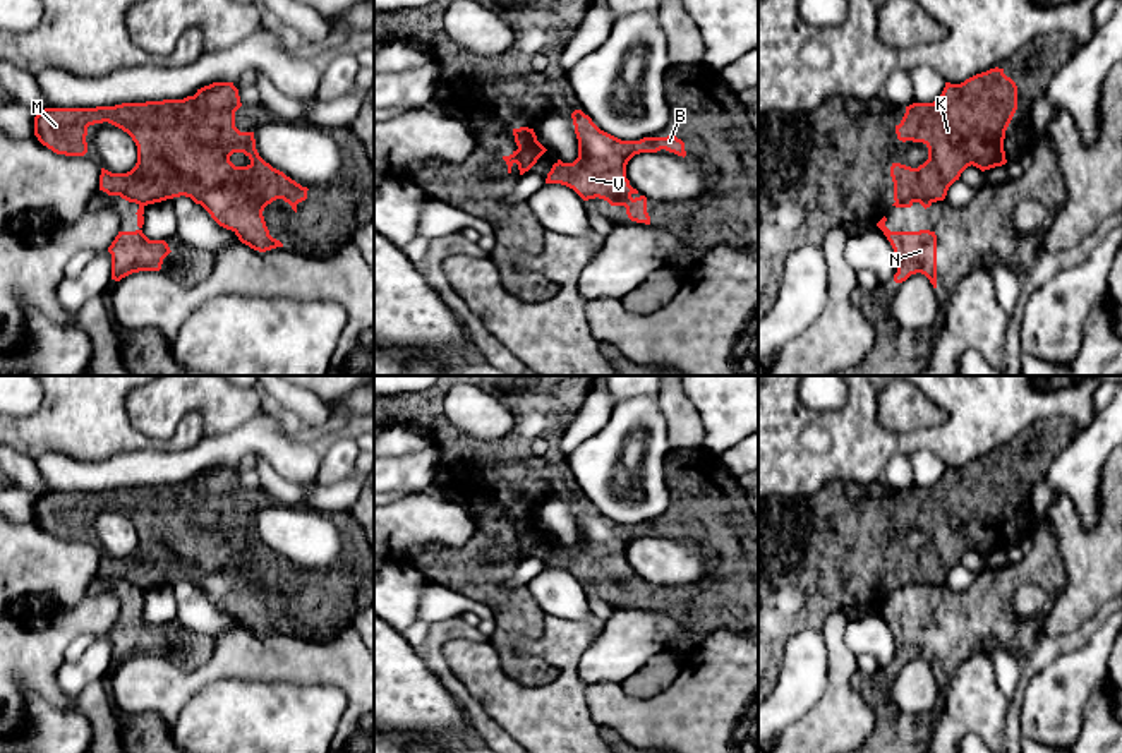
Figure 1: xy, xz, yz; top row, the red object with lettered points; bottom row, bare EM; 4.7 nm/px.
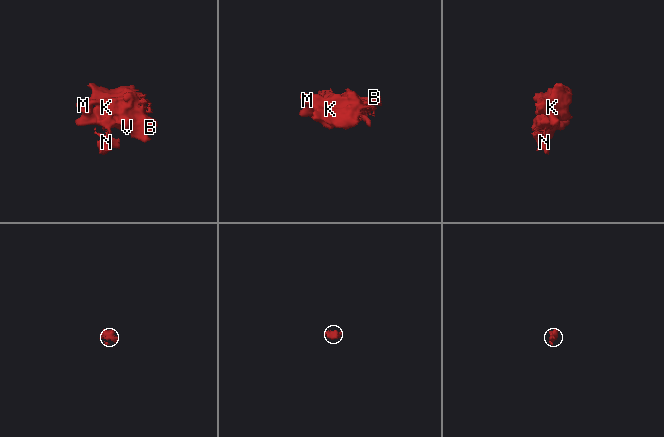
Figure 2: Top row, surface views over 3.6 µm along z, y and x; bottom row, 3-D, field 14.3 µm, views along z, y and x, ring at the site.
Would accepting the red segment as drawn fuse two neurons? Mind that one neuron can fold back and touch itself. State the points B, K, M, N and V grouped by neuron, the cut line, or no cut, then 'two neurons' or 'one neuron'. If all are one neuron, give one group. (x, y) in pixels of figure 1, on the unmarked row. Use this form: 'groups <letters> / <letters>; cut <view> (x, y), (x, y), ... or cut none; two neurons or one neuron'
groups B K M V / N; cut xz (515, 520), (522, 525), (517, 548); two neurons

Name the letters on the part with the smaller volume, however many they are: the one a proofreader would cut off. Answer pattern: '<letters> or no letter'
N

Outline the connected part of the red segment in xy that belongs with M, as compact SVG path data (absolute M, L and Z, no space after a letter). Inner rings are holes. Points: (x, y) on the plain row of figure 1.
M213 467L197 473L194 480L184 484L163 484L146 487L122 487L115 491L96 492L45 492L34 501L34 520L57 539L84 540L87 537L87 511L108 506L127 516L137 530L137 547L127 557L112 557L101 552L100 575L108 580L127 581L141 590L161 587L173 581L190 581L201 588L211 602L223 612L232 614L238 624L254 635L266 636L283 628L269 619L262 595L276 583L283 583L297 597L297 588L307 583L307 571L302 571L283 556L266 547L257 533L254 516L240 516L235 511L235 496L242 491L238 473L233 467ZM233 537L244 537L250 547L235 551L230 545Z

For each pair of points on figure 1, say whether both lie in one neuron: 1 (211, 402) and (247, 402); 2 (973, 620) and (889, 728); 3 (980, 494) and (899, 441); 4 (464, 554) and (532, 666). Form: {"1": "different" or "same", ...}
{"1": "same", "2": "same", "3": "different", "4": "same"}

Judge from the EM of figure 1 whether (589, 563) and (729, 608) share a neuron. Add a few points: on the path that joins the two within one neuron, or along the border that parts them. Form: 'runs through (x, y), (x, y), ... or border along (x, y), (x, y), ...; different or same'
runs through (623, 578), (642, 594), (695, 604); same

